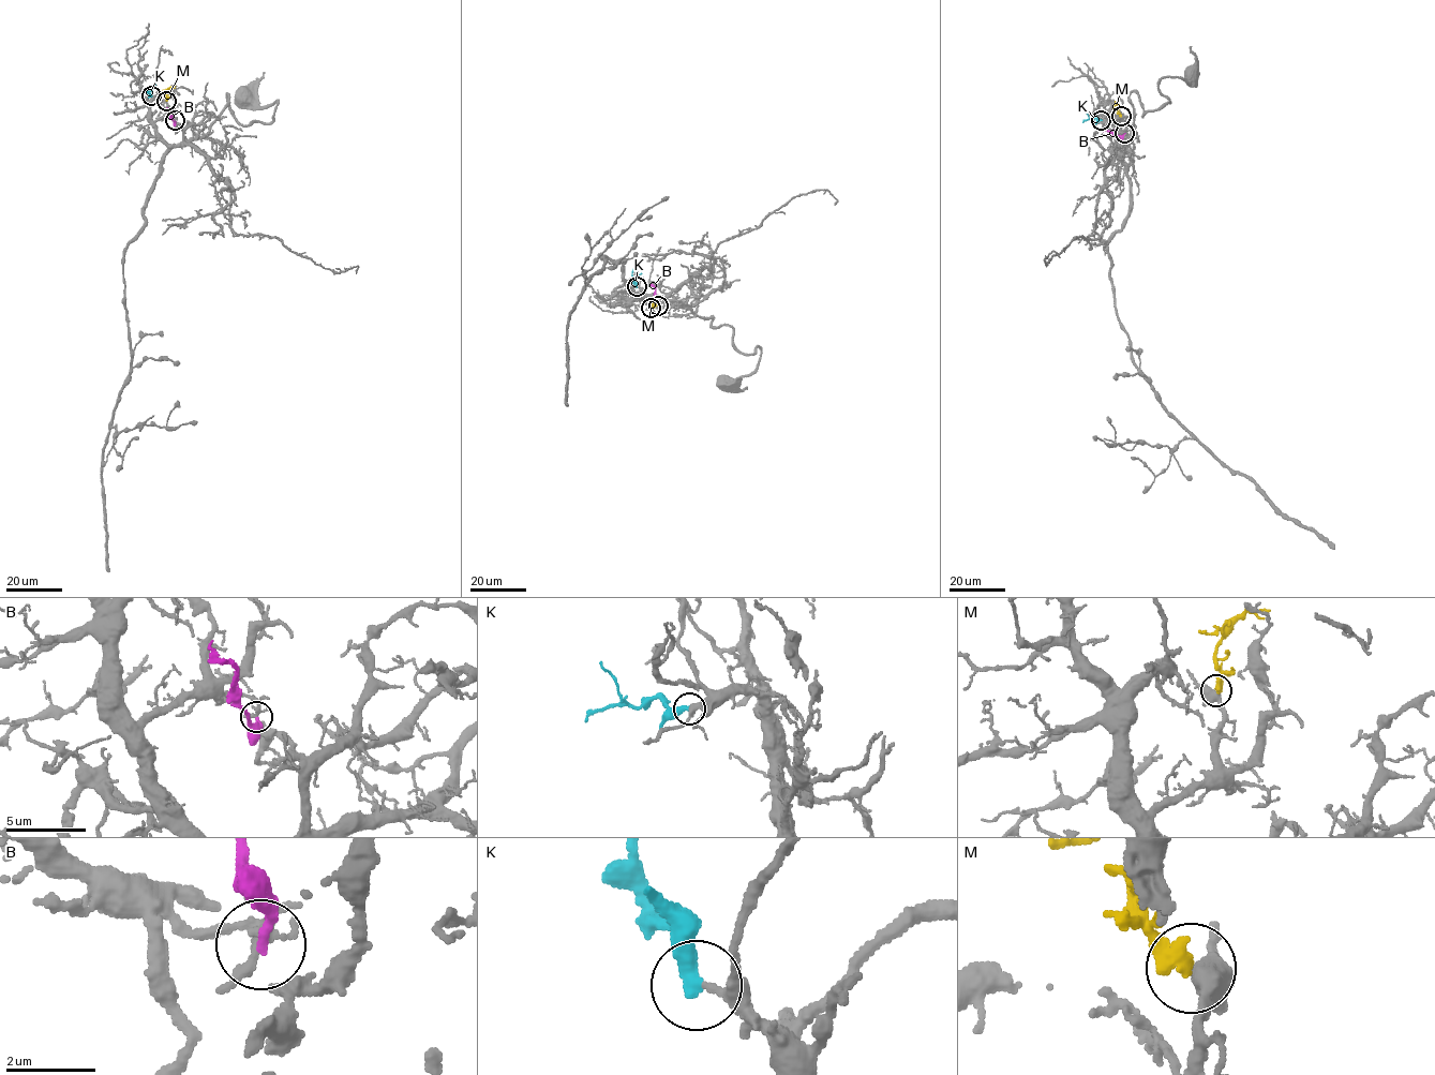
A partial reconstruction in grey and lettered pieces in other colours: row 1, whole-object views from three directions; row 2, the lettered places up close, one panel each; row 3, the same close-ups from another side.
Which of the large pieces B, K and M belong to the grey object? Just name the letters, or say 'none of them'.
K

